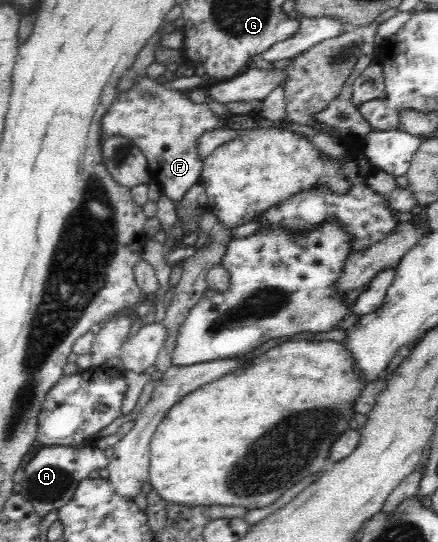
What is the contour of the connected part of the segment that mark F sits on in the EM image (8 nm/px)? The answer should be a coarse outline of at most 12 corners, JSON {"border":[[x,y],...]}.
{"border":[[140,77],[101,140],[133,140],[173,202],[200,180],[197,142],[226,128],[206,103]]}

